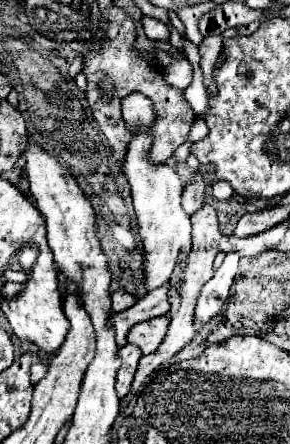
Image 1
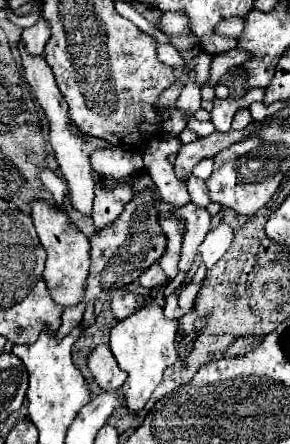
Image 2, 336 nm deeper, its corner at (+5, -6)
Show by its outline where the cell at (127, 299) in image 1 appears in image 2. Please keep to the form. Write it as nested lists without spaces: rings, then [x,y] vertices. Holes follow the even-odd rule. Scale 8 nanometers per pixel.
[[[125,293],[123,297],[117,295],[111,301],[111,311],[117,319],[127,319],[127,315],[137,313],[141,307],[143,307],[143,299],[139,295],[133,295],[133,293]]]

